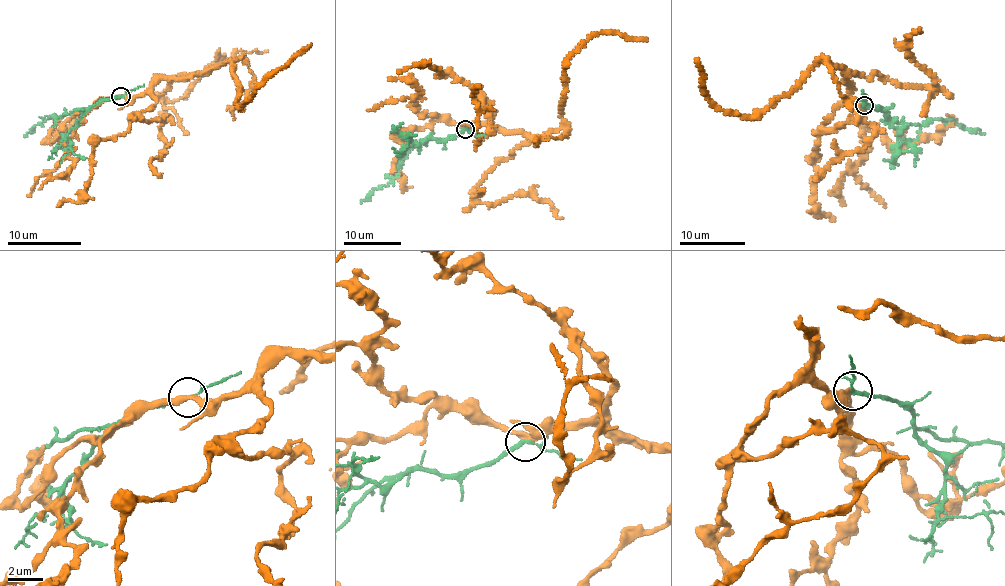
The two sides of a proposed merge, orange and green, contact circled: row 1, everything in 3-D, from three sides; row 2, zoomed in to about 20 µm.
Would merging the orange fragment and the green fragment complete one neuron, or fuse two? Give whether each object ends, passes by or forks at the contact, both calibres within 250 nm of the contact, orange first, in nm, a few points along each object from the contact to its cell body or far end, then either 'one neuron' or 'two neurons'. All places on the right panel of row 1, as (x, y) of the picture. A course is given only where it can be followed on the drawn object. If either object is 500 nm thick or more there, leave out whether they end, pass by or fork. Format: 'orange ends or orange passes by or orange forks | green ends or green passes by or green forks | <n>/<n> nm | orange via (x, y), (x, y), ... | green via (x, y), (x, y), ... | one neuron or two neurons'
orange passes by | green forks | 280/170 nm | orange via (864, 105), (850, 102), (842, 70), (817, 63), (803, 82), (752, 116), (731, 115), (707, 99), (697, 59) | green via (865, 105), (884, 112), (894, 122), (920, 125), (943, 118), (984, 135) | two neurons

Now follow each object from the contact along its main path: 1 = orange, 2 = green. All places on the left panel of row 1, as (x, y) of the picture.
1: (120, 95), (146, 94), (161, 79), (234, 59), (239, 106), (311, 43)
2: (120, 96), (70, 111), (58, 119), (53, 115), (36, 125), (24, 137)

